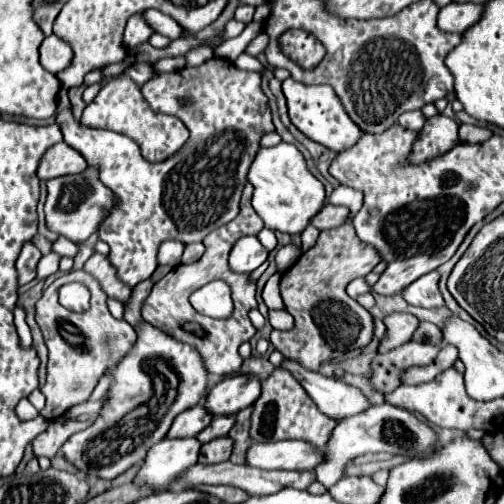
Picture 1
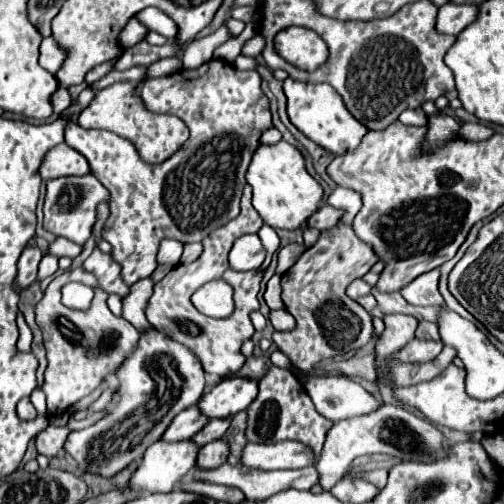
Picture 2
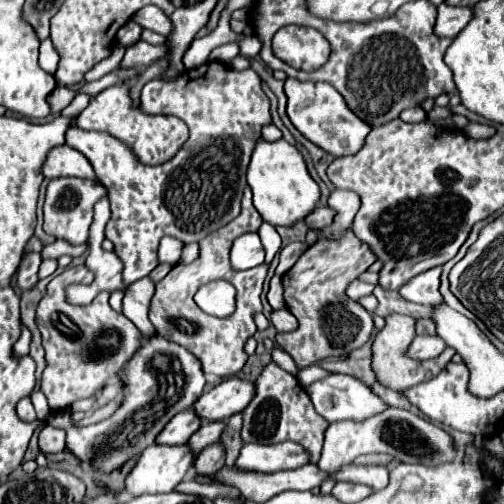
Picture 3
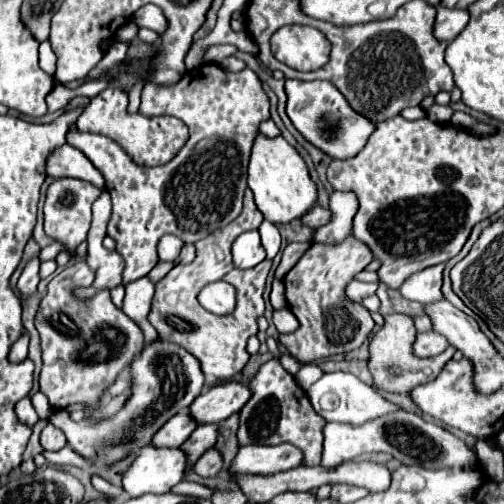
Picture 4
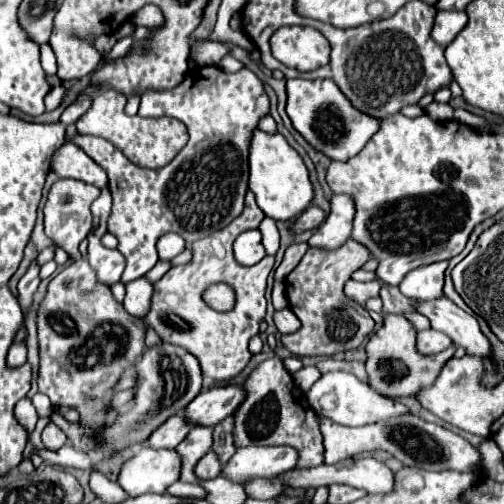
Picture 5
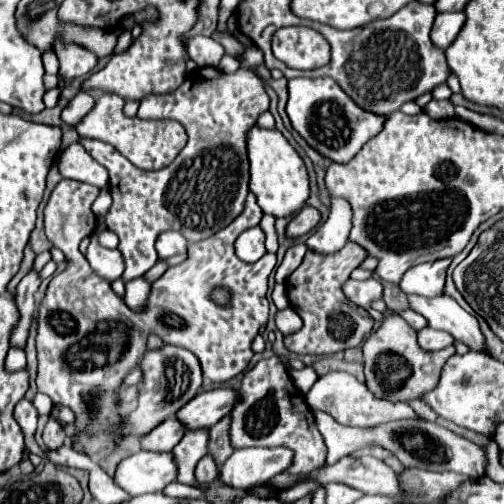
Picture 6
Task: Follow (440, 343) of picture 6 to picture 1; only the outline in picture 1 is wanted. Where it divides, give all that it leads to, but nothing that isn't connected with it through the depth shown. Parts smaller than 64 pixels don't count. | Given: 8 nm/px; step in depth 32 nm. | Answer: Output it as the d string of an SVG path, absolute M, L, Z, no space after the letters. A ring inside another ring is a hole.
M408 342L400 348L394 348L386 356L378 356L372 360L372 386L378 392L392 392L400 386L398 374L408 366L426 366L440 352L438 344L430 342Z

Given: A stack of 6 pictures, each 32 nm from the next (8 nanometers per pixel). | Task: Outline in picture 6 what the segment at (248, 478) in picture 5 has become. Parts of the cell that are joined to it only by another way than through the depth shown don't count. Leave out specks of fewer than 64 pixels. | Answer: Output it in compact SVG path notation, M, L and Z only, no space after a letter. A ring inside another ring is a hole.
M242 448L220 466L218 480L228 488L248 490L260 482L270 480L292 462L288 448Z

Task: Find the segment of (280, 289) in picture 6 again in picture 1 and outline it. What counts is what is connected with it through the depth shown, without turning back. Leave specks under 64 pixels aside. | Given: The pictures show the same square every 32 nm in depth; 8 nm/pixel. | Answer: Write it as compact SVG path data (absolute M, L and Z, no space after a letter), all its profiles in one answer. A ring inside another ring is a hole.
M278 272L266 282L262 298L270 310L282 310L284 308L284 302L280 298L280 274Z

